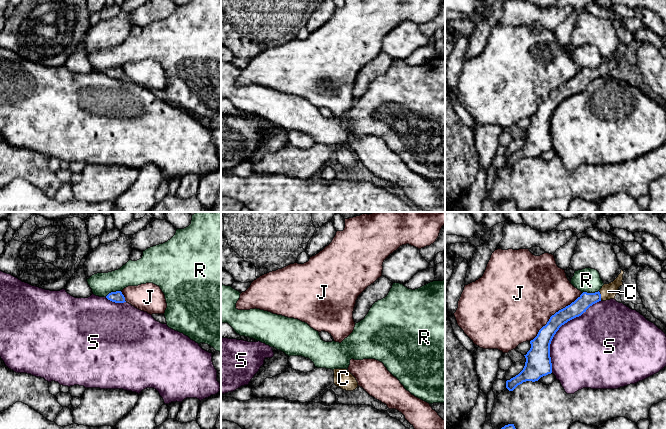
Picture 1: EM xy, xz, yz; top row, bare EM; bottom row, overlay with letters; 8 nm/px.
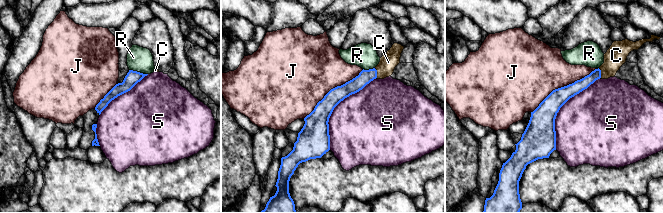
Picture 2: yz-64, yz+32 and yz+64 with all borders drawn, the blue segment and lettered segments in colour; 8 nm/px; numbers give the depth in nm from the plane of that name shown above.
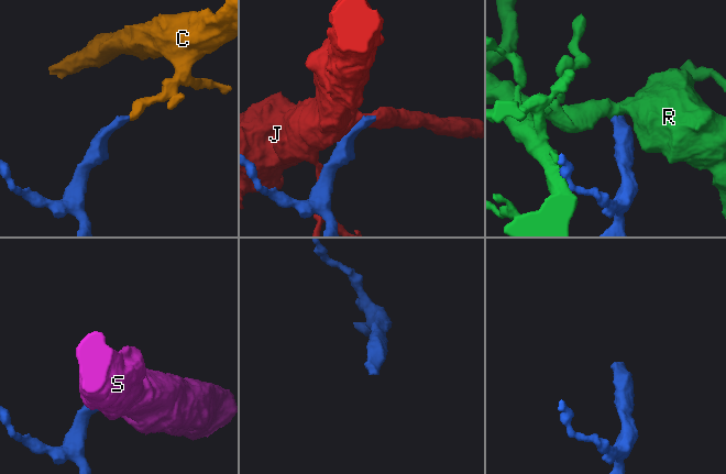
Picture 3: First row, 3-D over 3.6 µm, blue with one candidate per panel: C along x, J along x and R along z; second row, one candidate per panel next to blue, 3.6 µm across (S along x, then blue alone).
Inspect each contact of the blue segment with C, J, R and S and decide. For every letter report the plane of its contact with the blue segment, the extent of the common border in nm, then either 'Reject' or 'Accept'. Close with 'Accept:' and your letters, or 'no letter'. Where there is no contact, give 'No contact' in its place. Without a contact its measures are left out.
C: Touches blue in yz. Shared border 80 nm. Accept
J: Touches blue in yz. Shared border 550 nm. Reject
R: Touches blue in yz. Shared border 140 nm. Reject
S: Touches blue in yz. Shared border 700 nm. Reject
Accept: C

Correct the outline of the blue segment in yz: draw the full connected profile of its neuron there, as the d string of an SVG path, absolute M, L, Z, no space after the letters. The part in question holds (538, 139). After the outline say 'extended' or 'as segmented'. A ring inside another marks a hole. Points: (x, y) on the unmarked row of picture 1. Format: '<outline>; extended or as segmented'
M624 47L609 60L604 60L595 69L583 68L574 78L552 91L537 112L530 117L531 124L525 132L526 138L523 146L506 157L506 164L513 167L518 161L526 157L538 157L541 153L552 149L550 133L551 117L559 104L568 97L581 92L593 80L599 77L615 75L620 62L623 61Z; extended

